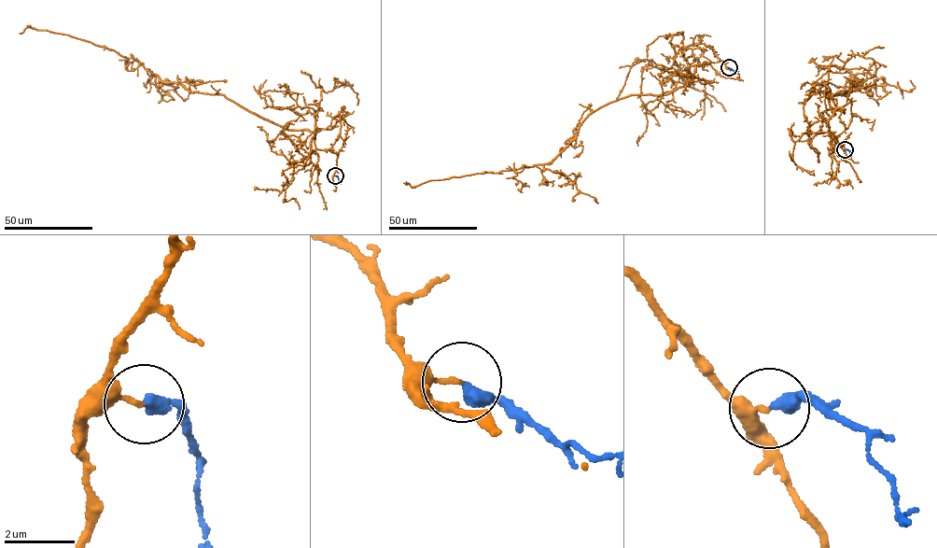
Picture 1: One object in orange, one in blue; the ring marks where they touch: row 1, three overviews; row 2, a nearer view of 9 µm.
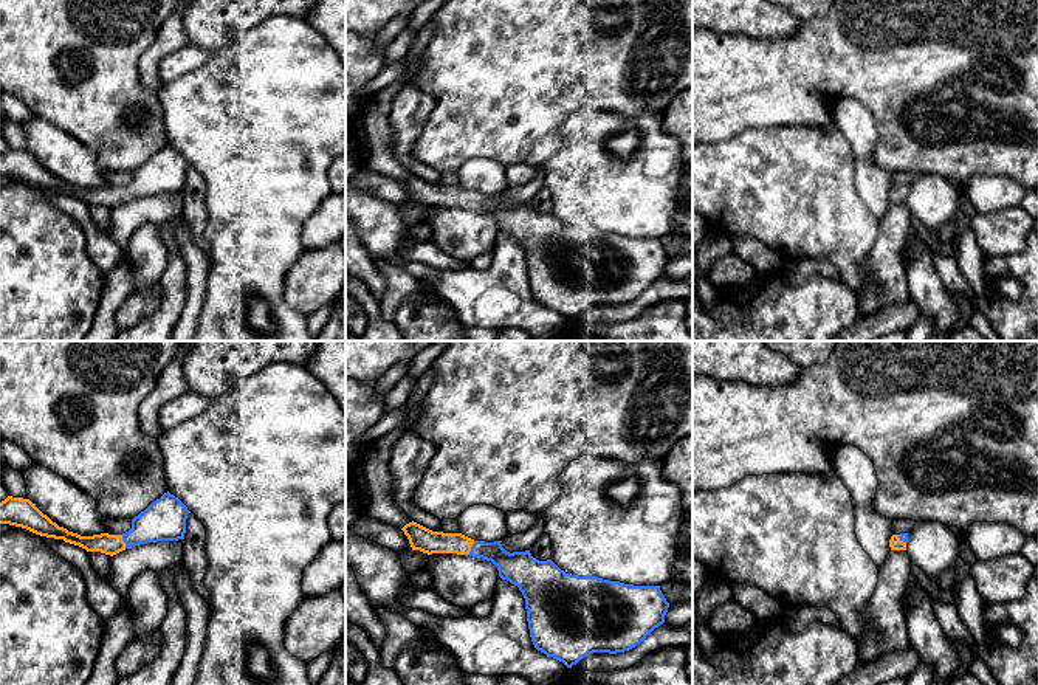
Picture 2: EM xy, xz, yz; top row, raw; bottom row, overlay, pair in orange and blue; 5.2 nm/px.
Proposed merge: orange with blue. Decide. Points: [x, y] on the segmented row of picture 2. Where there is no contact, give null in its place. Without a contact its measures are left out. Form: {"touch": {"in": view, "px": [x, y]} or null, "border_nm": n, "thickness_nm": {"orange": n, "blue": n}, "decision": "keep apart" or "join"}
{"touch": {"in": "xy", "px": [123, 541]}, "border_nm": 80, "thickness_nm": {"orange": 110, "blue": 220}, "decision": "join"}

